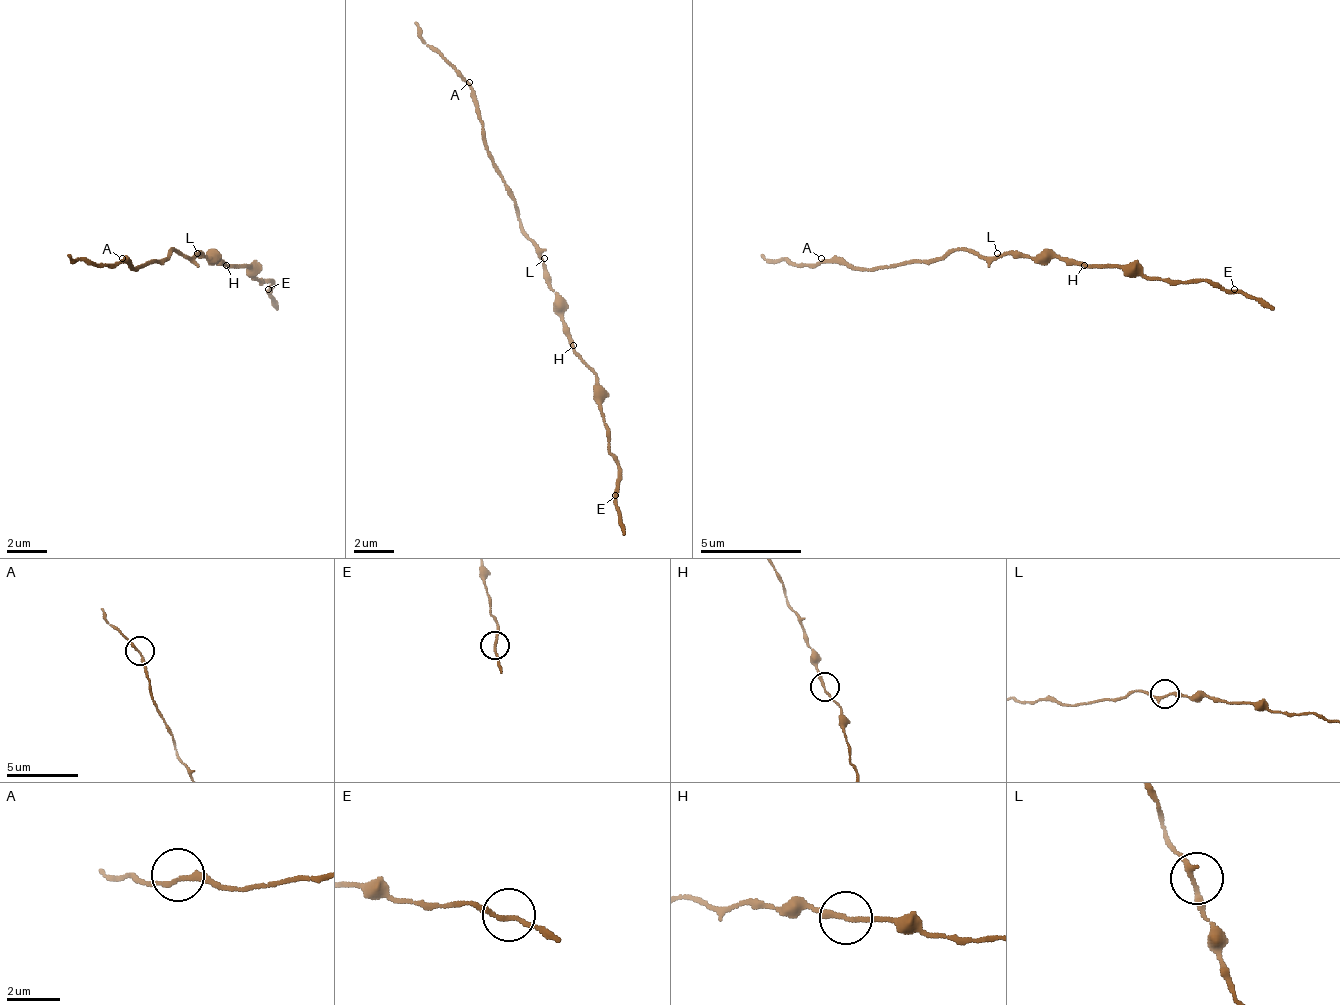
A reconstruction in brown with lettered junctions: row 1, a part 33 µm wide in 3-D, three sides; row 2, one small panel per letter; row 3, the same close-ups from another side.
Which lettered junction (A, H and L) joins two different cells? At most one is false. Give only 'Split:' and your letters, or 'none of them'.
Split: H

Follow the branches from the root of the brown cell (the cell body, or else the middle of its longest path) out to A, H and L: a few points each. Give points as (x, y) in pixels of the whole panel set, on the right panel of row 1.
A: (1012, 253), (977, 258), (962, 248), (952, 248), (937, 258), (886, 263), (881, 268), (846, 268), (821, 258)
H: (1012, 253), (1028, 253), (1033, 258), (1073, 258), (1083, 263)
L: (1012, 253), (997, 253)

